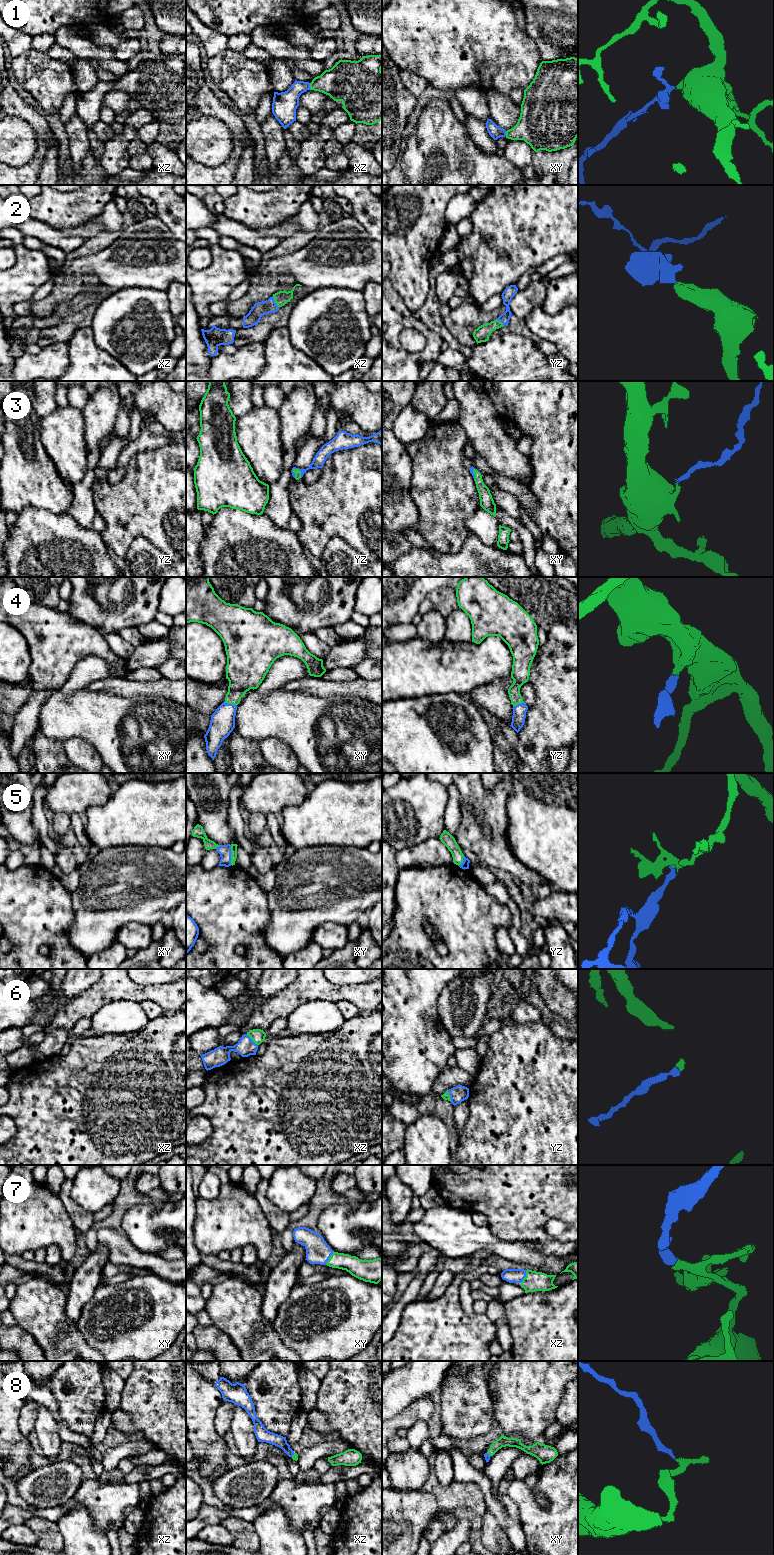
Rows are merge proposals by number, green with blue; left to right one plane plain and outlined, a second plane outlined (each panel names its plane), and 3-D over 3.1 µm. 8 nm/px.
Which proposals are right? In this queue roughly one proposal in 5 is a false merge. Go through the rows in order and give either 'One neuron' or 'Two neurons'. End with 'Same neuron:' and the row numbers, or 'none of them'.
1: One neuron
2: One neuron
3: One neuron
4: One neuron
5: One neuron
6: One neuron
7: One neuron
8: One neuron
Same neuron: 1, 2, 3, 4, 5, 6, 7, 8

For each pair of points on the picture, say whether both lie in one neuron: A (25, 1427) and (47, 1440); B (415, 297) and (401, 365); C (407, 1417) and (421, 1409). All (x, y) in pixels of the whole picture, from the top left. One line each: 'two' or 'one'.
A: two
B: two
C: one

